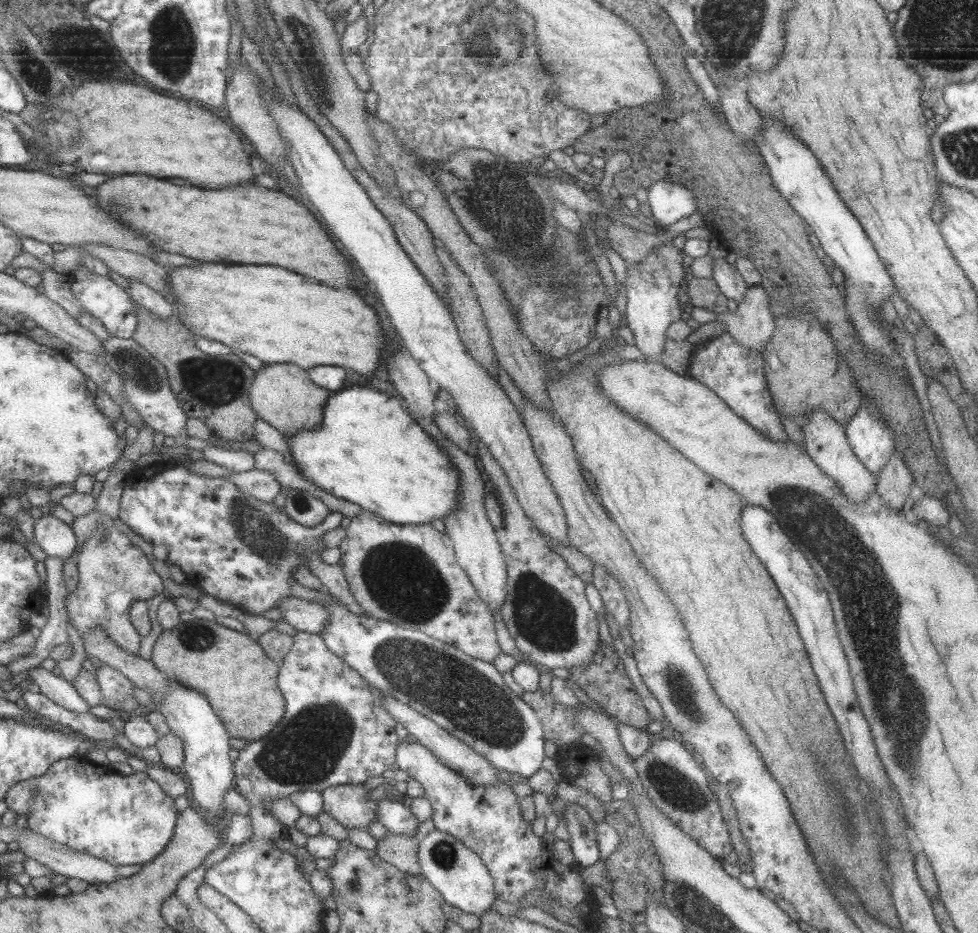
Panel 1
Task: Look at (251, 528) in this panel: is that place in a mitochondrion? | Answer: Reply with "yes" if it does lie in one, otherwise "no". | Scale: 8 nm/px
yes

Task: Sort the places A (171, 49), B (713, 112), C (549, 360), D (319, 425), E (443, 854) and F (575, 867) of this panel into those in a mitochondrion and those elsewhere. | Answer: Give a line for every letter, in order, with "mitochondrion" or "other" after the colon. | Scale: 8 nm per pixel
A: mitochondrion
B: other
C: other
D: other
E: mitochondrion
F: other

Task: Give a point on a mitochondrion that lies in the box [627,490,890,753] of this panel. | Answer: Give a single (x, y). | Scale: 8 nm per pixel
(680, 689)

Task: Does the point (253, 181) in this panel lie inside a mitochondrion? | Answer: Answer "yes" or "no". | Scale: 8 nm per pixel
no

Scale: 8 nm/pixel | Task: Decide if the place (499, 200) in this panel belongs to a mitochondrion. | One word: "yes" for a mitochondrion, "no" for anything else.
yes

